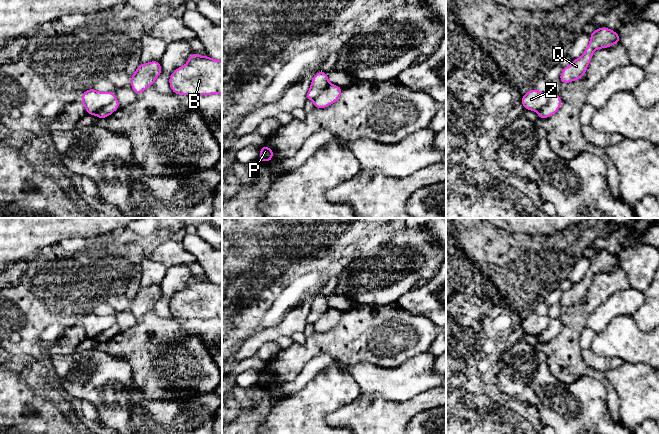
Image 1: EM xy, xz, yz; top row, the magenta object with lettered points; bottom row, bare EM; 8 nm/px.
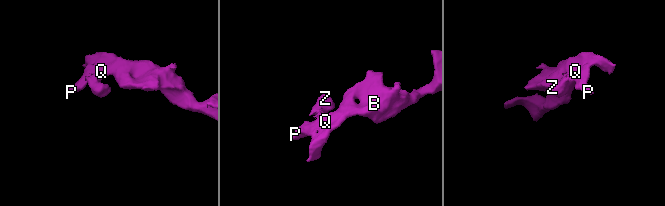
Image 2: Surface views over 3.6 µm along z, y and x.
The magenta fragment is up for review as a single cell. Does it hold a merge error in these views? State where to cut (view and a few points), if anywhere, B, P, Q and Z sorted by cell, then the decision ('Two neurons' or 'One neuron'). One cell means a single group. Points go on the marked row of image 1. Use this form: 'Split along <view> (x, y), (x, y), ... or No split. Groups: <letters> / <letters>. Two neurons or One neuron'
Split along xy (115, 98), (94, 114). Groups: B P Q / Z. Two neurons

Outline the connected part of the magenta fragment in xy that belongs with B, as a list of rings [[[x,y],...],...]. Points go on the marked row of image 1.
[[[193,52],[188,62],[175,69],[169,85],[177,95],[222,95],[222,61]]]

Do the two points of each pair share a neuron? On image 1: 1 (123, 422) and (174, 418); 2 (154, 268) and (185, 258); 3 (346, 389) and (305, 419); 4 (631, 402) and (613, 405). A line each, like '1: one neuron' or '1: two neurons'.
1: one neuron
2: two neurons
3: one neuron
4: two neurons

